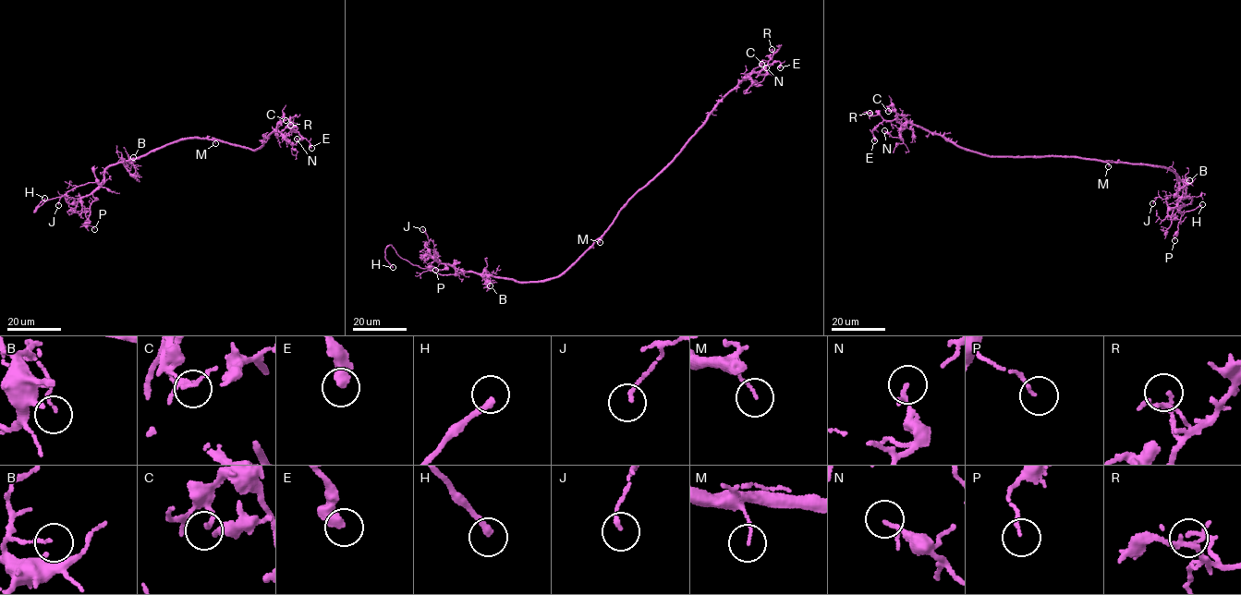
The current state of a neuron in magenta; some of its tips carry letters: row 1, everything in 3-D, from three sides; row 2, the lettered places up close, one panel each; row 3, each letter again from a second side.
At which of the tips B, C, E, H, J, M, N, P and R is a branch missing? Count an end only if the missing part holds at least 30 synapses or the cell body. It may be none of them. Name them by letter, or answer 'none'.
H

